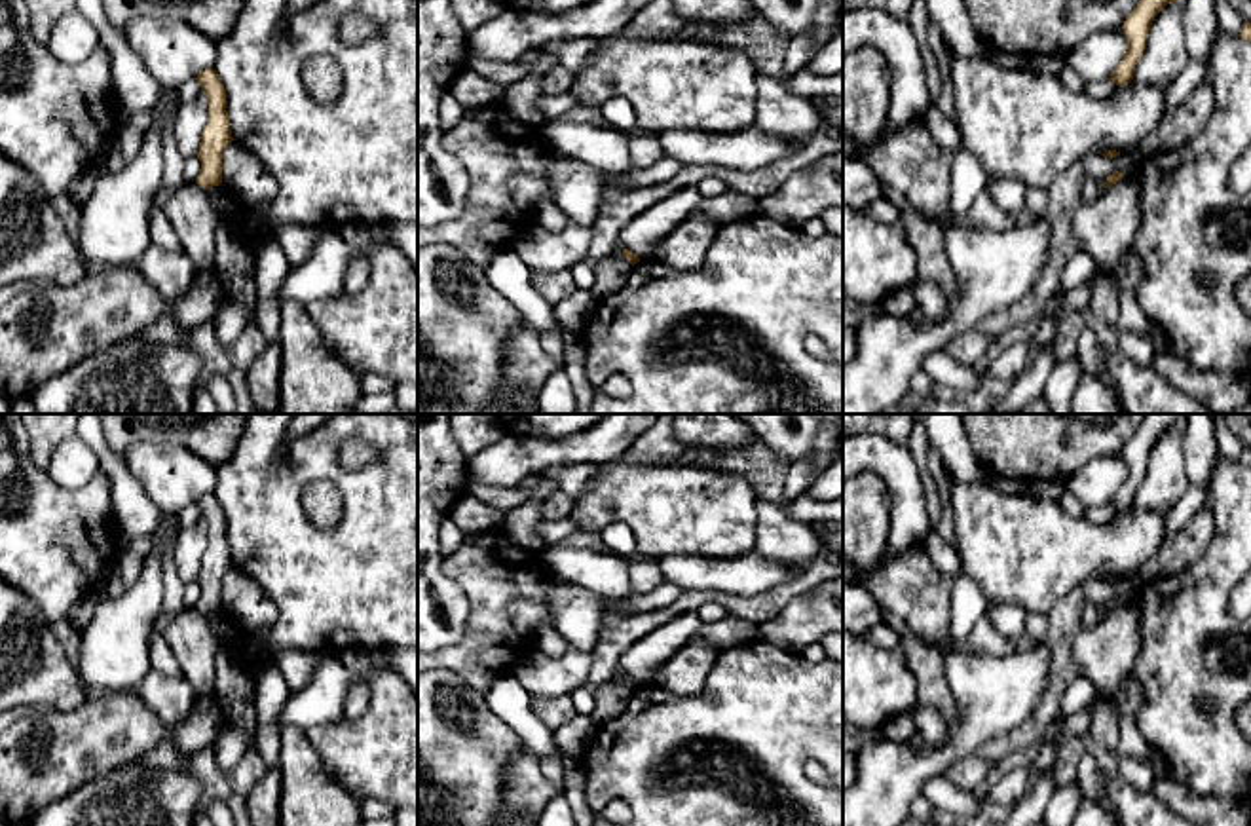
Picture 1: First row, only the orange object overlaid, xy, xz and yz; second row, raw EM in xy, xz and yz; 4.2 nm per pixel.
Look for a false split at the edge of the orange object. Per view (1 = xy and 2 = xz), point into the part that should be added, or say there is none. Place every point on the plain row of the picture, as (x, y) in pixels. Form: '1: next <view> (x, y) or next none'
1: next none
2: next none

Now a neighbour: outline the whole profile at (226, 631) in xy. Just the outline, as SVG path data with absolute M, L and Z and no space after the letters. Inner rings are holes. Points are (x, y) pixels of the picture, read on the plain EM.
M224 610L207 615L209 627L215 632L215 644L226 646L233 651L241 649L241 627Z

